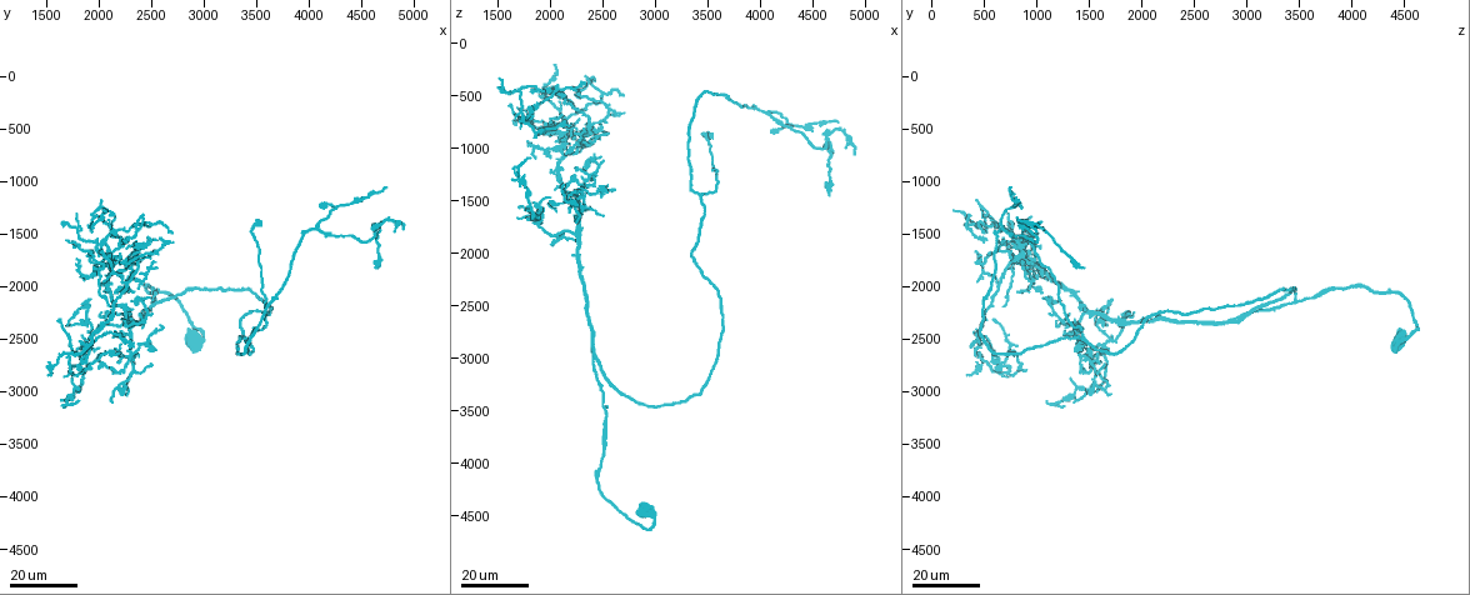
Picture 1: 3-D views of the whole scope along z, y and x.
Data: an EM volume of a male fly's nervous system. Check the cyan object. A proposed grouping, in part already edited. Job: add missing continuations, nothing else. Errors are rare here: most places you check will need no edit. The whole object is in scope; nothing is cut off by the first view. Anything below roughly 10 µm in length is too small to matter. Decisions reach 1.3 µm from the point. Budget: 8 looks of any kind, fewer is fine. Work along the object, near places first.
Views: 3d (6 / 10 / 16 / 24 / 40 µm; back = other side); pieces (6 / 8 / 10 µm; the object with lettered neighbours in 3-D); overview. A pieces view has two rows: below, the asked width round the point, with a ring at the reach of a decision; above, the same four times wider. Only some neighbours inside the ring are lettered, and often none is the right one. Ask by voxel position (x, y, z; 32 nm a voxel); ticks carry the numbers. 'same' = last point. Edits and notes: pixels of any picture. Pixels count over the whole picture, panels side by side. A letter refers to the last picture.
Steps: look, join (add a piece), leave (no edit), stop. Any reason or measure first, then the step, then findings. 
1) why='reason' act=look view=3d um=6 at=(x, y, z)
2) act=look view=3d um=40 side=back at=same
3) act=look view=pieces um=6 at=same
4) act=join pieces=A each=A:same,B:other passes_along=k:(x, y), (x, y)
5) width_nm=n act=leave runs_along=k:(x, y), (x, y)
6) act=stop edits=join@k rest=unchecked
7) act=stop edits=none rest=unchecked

why='end of a long branch' act=look view=3d um=16 at=(4660, 1820, 1420)

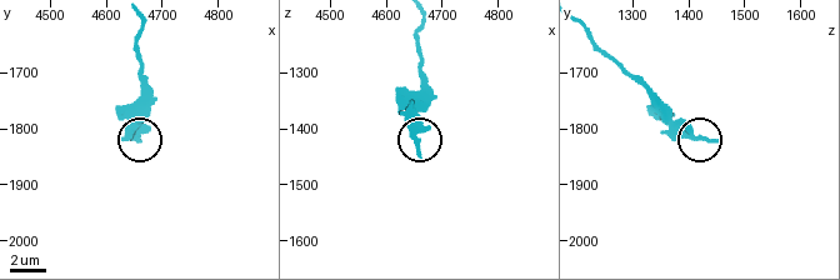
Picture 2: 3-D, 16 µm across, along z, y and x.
act=look view=pieces um=10 at=(4660, 1825, 1445)

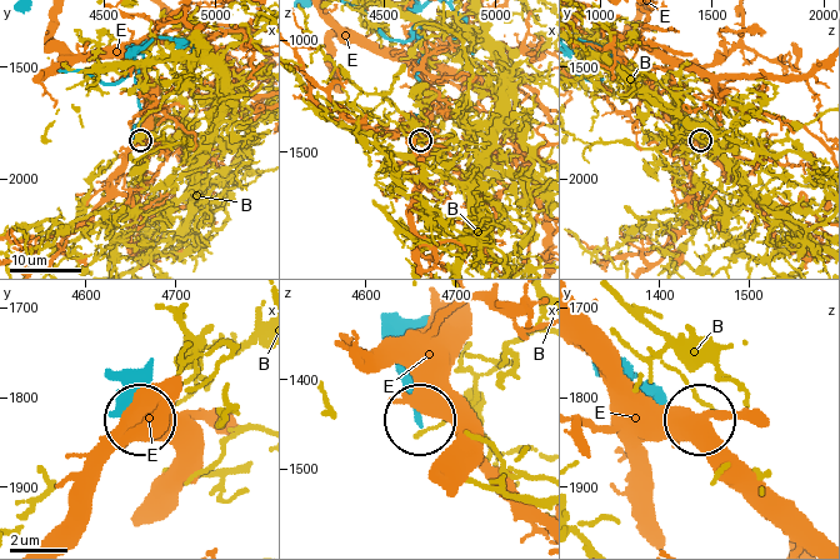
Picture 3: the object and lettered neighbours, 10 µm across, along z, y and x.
act=leave each=B:other,E:other found='none of them fits'

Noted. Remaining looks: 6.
why='end of a long branch' act=look view=3d um=16 at=(2040, 1300, 220)

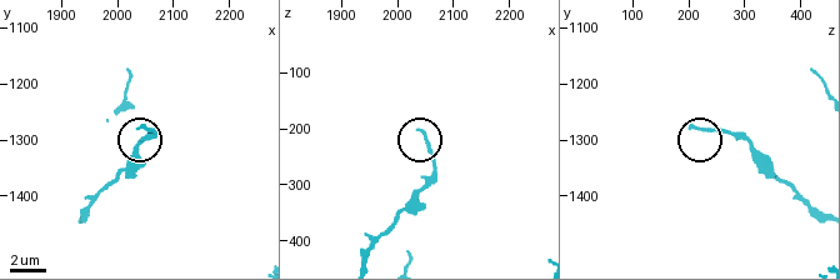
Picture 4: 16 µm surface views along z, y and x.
act=look view=pieces um=8 at=(2040, 1275, 200)

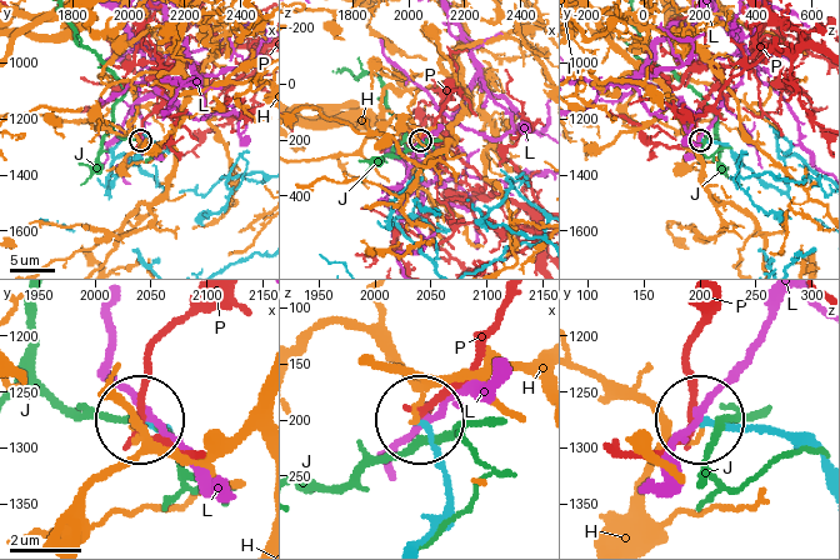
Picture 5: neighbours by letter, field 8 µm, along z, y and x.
act=leave each=H:other,J:other,L:other,P:other found='none of them fits'

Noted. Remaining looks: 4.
why='thin end' act=look view=3d um=16 at=(1780, 3100, 1080)

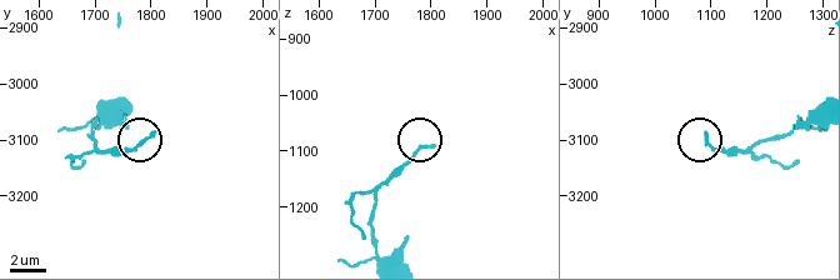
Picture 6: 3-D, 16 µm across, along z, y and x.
why='zoom in' act=look view=3d um=6 at=(1805, 3095, 1090)

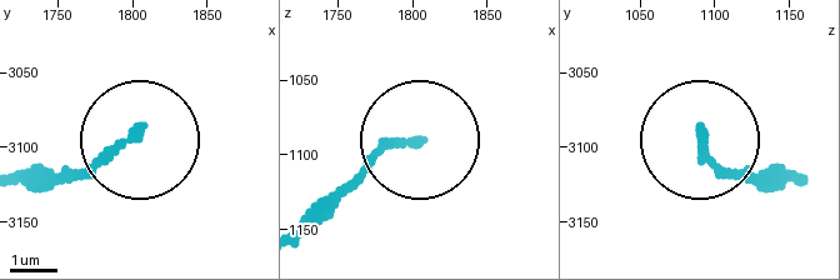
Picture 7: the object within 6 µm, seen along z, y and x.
act=look view=pieces um=10 at=(1806, 3090, 1092)

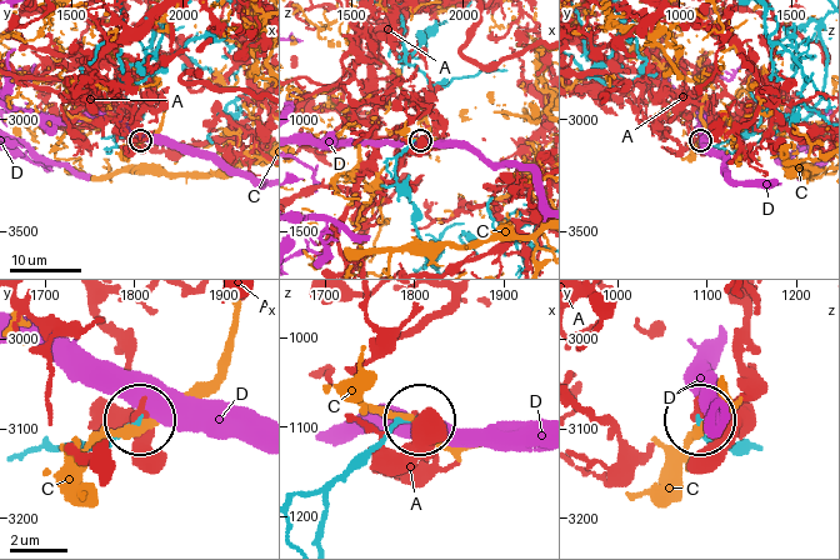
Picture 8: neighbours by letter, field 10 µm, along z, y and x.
act=leave each=A:other,C:other,D:other found='no lettered piece goes on from it'

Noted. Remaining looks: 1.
act=stop edits=none rest=unchecked

